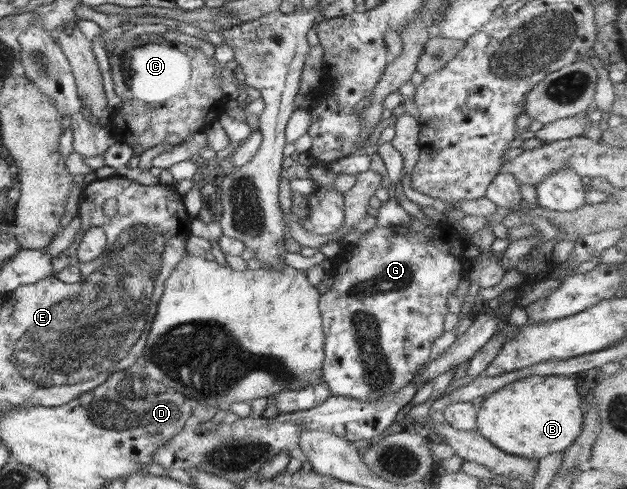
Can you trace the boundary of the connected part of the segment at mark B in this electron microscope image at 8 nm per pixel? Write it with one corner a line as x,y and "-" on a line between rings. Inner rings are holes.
535,375
509,382
483,399
477,425
483,437
513,456
539,461
552,453
565,452
582,432
577,383
573,377
563,375

